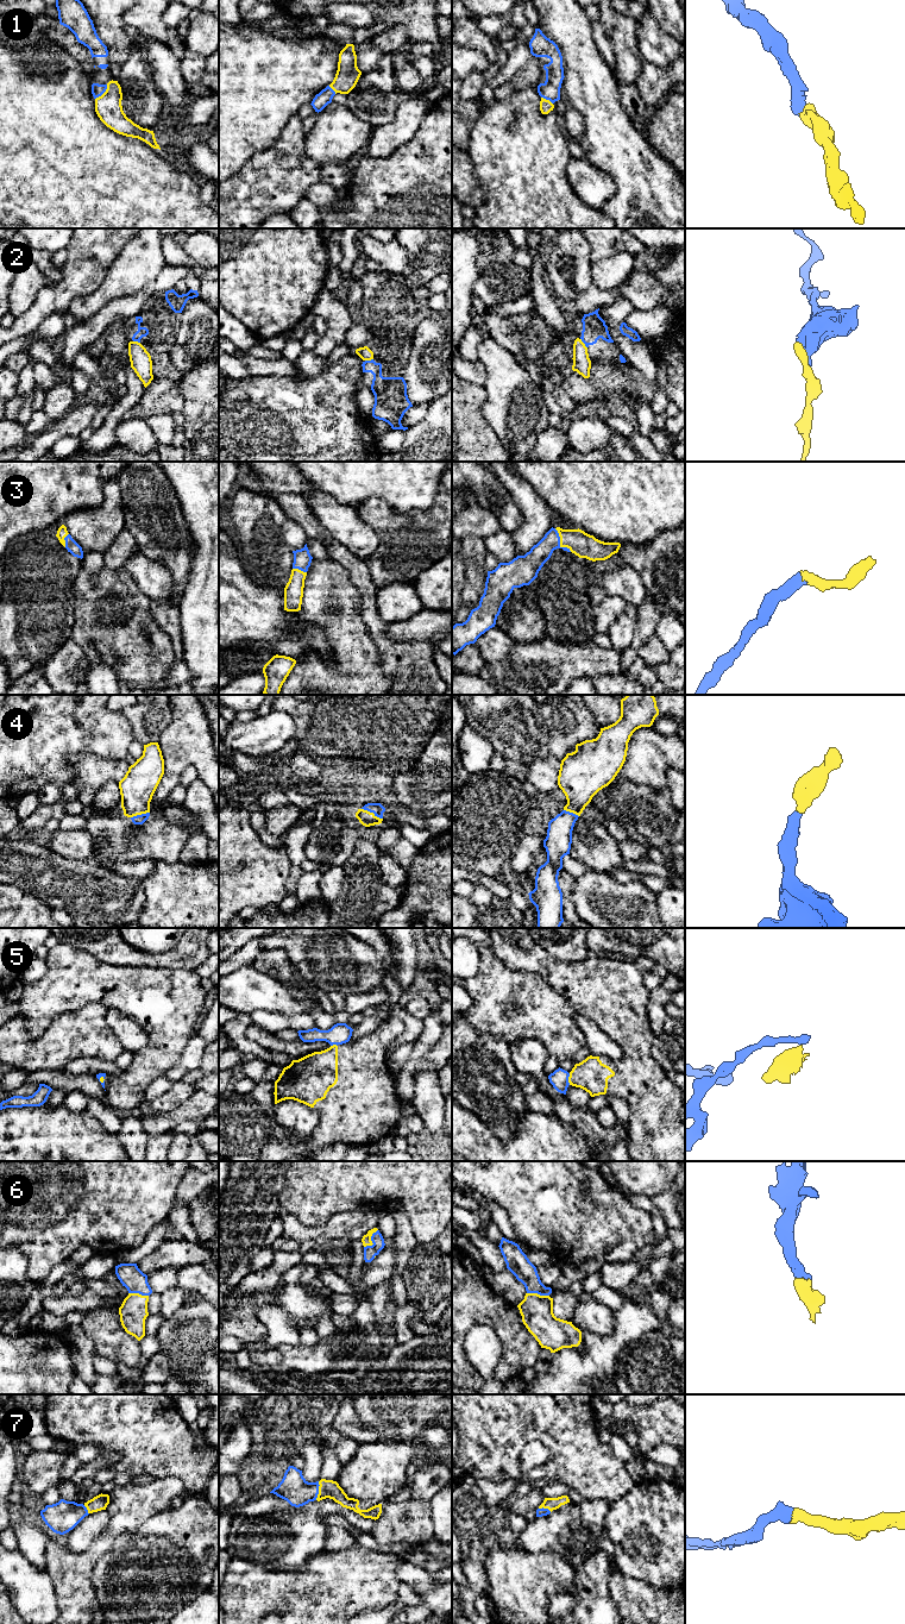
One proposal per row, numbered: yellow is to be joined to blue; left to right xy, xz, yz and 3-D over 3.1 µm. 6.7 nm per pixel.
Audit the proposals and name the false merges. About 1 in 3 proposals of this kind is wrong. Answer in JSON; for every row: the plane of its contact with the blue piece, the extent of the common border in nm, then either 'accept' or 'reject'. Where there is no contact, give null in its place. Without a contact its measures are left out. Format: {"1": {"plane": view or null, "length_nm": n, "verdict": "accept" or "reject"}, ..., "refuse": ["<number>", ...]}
{"1": {"plane": "xy", "length_nm": 130, "verdict": "accept"}, "2": {"plane": "yz", "length_nm": 80, "verdict": "reject"}, "3": {"plane": "yz", "length_nm": 200, "verdict": "accept"}, "4": {"plane": "xz", "length_nm": 160, "verdict": "accept"}, "5": {"plane": "yz", "length_nm": 80, "verdict": "reject"}, "6": {"plane": "xz", "length_nm": 160, "verdict": "accept"}, "7": {"plane": "xz", "length_nm": 130, "verdict": "accept"}, "refuse": ["2", "5"]}

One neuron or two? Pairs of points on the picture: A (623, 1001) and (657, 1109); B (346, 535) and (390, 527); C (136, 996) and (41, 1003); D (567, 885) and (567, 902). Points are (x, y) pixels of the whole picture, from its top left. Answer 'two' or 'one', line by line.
A: one
B: two
C: one
D: one

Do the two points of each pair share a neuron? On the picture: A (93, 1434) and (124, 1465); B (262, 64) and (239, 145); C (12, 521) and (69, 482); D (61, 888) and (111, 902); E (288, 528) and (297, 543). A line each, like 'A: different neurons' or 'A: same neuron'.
A: same neuron
B: same neuron
C: same neuron
D: same neuron
E: same neuron

